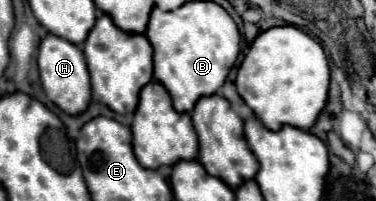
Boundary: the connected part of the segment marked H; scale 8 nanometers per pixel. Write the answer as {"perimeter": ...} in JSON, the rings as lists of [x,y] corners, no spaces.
{"perimeter":[[[47,34],[47,38],[43,38],[39,44],[37,66],[39,66],[43,90],[53,104],[57,104],[63,112],[67,112],[71,116],[87,110],[87,106],[91,102],[91,82],[89,82],[85,56],[83,56],[83,50],[79,46],[67,42],[59,36]]]}

